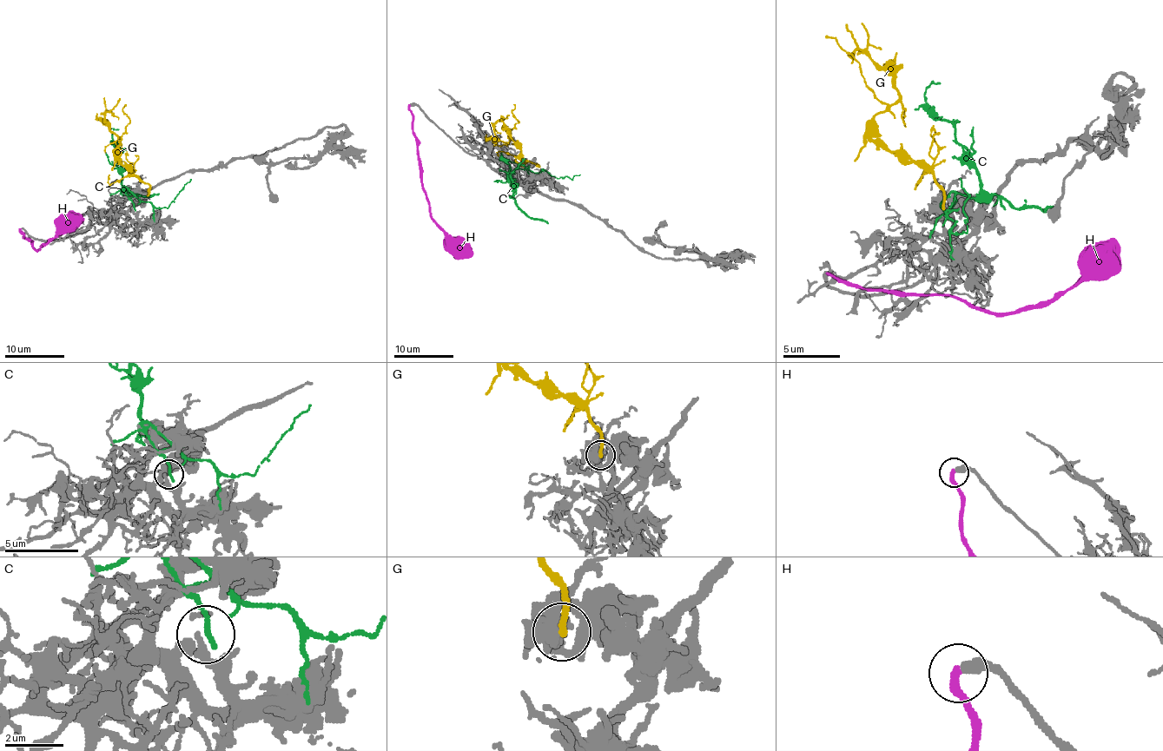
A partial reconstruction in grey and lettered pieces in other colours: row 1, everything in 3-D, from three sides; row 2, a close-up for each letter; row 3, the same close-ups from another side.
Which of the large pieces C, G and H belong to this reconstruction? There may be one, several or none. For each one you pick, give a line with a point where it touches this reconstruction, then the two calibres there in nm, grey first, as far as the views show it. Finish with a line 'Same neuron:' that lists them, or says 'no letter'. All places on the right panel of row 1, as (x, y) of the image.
H: meets grey at (829, 273); 280 nm thick on the grey side, 320 nm on the other
Same neuron: H

